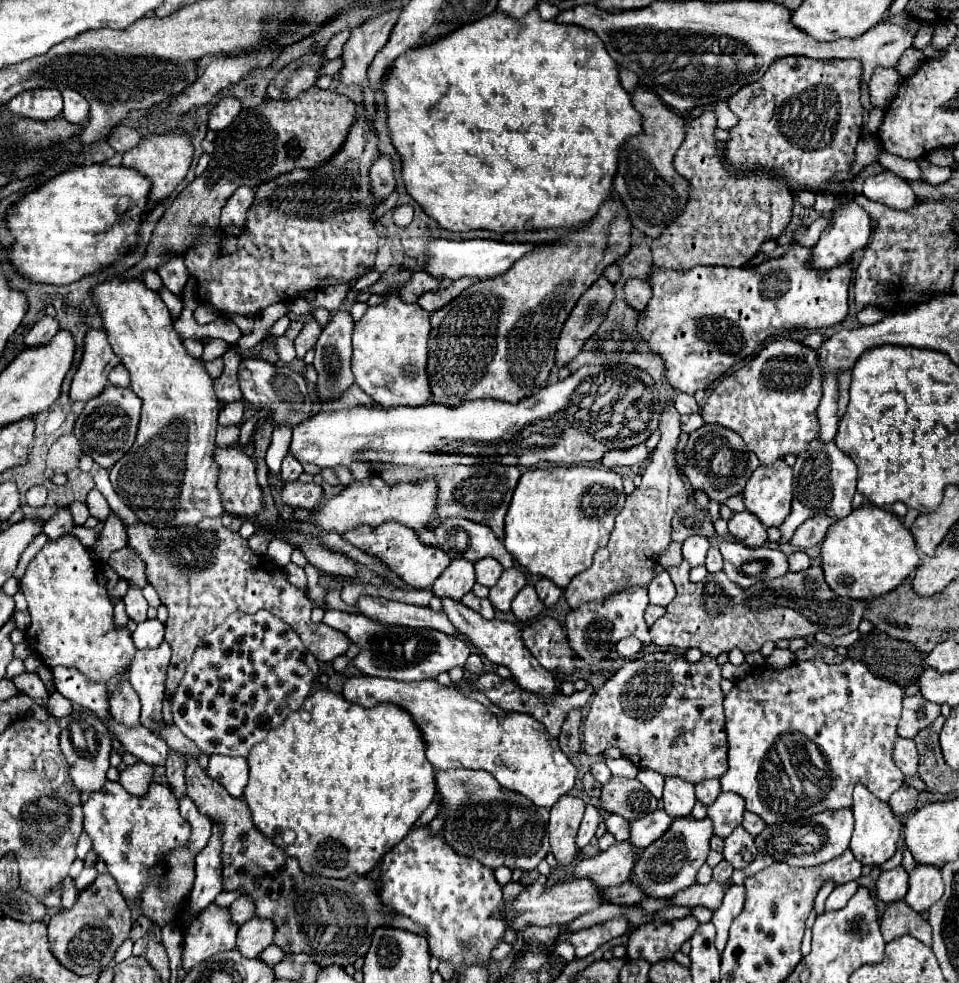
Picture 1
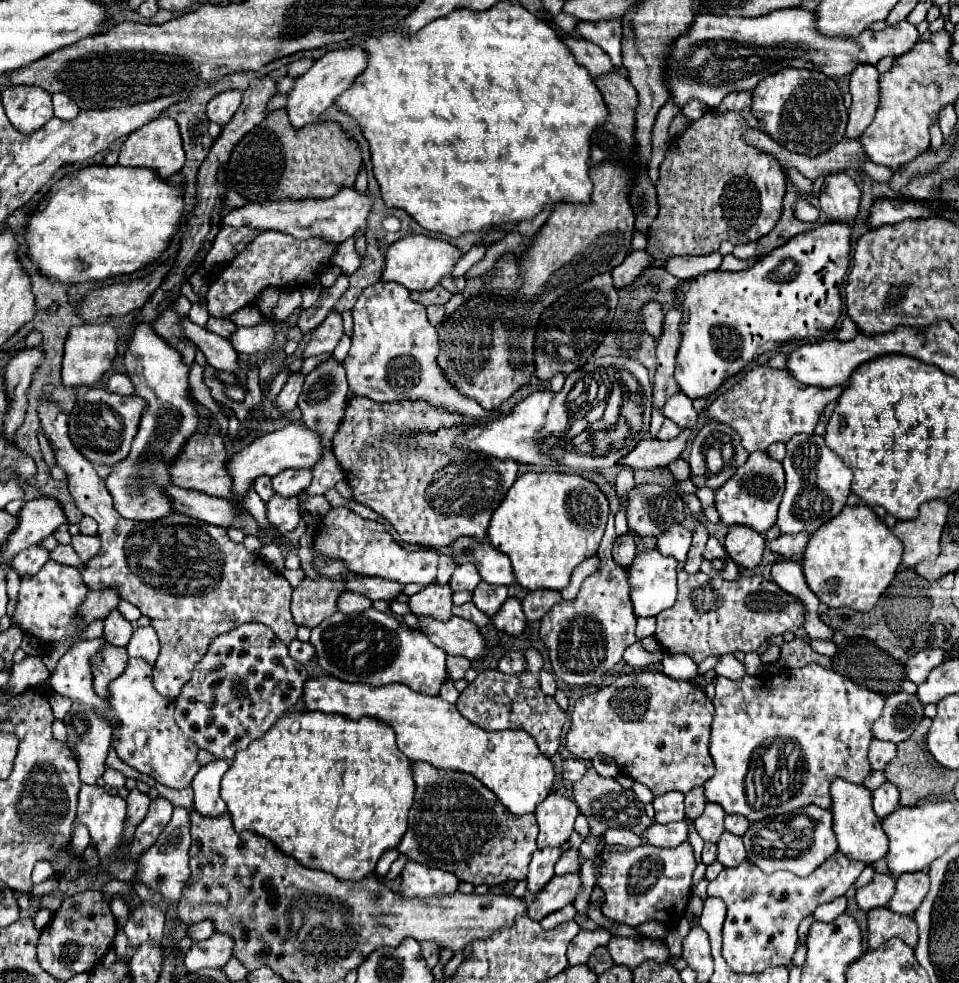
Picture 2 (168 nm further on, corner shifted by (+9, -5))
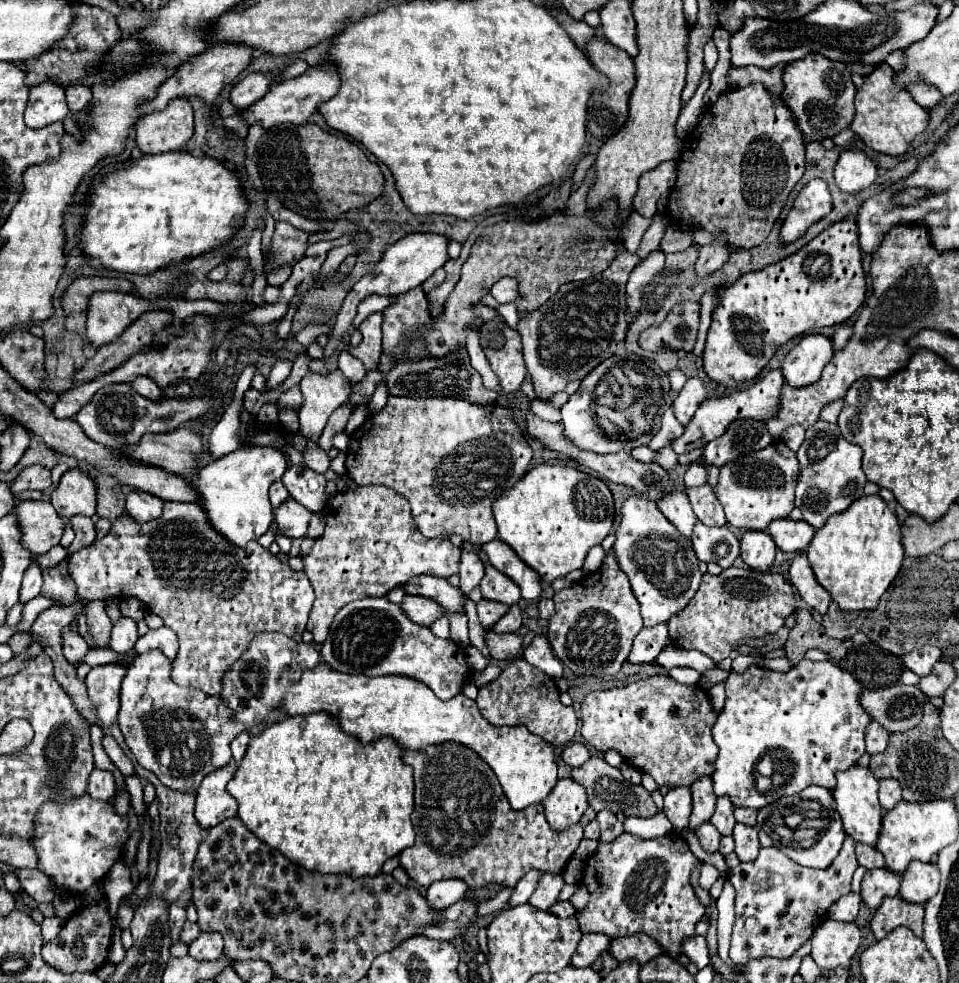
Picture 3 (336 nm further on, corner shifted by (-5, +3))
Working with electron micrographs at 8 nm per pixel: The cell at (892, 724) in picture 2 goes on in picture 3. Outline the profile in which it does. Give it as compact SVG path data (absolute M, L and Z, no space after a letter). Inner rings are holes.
M896 684L890 688L862 690L862 708L872 720L882 724L888 732L904 732L922 720L922 704L926 696L918 686Z

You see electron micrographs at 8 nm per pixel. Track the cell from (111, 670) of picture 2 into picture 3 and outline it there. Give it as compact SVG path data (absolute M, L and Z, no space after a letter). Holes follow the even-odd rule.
M86 600L84 614L86 614L86 620L88 620L90 634L94 636L94 640L98 642L100 648L106 648L108 640L110 640L112 622L110 622L106 610L104 610L104 602L102 600Z

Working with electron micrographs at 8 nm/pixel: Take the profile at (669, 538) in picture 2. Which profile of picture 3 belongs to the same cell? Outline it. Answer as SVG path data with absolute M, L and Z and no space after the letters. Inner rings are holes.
M684 490L666 492L666 496L662 496L662 500L656 500L656 506L686 538L692 536L692 528L698 522L698 518L692 512L690 500Z

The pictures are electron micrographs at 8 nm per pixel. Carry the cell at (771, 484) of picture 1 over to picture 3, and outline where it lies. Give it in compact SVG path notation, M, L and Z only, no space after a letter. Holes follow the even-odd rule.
M776 440L764 450L720 466L720 478L714 486L714 494L724 506L726 518L732 526L744 530L766 530L772 520L788 518L794 510L796 480L798 460L782 440Z

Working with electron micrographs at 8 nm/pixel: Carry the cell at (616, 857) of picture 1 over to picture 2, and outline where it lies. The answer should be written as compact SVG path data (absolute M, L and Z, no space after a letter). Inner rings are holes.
M564 874L554 876L536 896L536 900L528 906L528 916L532 920L542 920L546 914L572 904L582 890L580 874Z

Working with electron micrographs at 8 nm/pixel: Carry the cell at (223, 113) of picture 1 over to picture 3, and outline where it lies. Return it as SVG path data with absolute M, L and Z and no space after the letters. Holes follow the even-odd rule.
M250 72L248 76L244 76L230 92L230 102L236 106L236 108L246 108L250 106L252 102L260 100L270 88L270 80L260 74L260 72Z

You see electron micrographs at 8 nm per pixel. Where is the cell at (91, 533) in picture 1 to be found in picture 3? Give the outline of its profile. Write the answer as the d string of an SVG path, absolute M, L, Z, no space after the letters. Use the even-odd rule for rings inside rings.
M22 500L16 506L16 516L20 520L22 544L34 554L44 554L52 546L60 544L66 522L58 516L50 500Z

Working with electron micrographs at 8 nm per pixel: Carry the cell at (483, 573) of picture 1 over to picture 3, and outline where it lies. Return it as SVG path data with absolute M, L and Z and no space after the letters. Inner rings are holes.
M462 552L460 558L460 590L470 592L484 576L484 562L476 552Z

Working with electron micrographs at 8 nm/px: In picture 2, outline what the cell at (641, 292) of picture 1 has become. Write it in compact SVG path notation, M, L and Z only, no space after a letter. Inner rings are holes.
M650 300L648 304L644 304L642 308L642 318L644 318L644 326L646 330L658 338L662 334L662 318L664 318L664 312L662 312L662 304Z

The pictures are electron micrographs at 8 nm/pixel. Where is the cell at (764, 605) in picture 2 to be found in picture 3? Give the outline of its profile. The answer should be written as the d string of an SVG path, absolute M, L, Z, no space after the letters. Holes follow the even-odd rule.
M726 568L718 576L704 574L696 596L668 622L670 642L684 650L698 650L718 664L730 656L738 640L762 638L776 632L794 610L796 600L792 584L780 574L754 572L750 568Z

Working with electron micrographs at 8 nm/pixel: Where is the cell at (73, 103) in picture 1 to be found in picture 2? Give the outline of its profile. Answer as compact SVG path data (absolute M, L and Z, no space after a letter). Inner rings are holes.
M52 94L52 102L54 102L54 116L60 120L72 120L78 116L80 108L64 94Z

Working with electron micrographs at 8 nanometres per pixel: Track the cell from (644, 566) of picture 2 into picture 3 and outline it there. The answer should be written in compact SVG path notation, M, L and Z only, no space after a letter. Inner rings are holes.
M632 494L622 502L622 518L614 536L616 560L622 572L628 576L632 592L640 602L644 626L650 628L656 624L666 624L694 598L702 580L698 558L694 556L690 540L686 540L674 528L674 524L666 520L652 500L644 500L638 494Z

